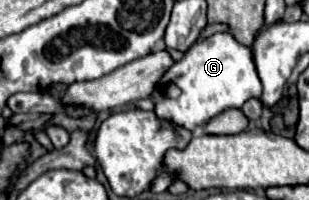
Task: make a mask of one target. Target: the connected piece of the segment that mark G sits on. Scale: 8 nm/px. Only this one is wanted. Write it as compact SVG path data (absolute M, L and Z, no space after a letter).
M215 33L203 41L193 43L183 59L175 61L161 81L157 81L151 101L155 103L155 113L159 119L181 125L185 129L195 129L197 125L207 125L207 121L225 109L241 107L247 99L261 95L261 81L255 71L251 49L237 43L229 33Z

